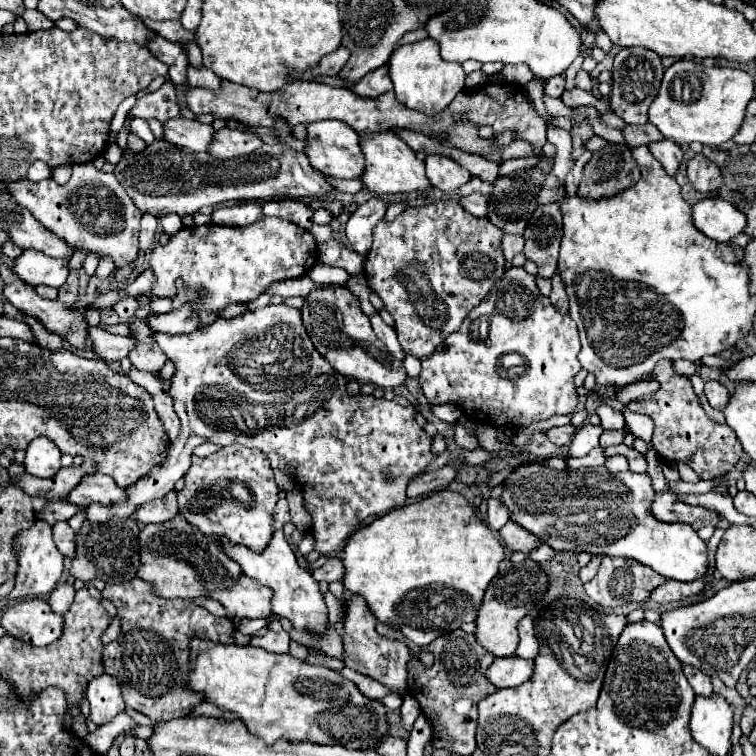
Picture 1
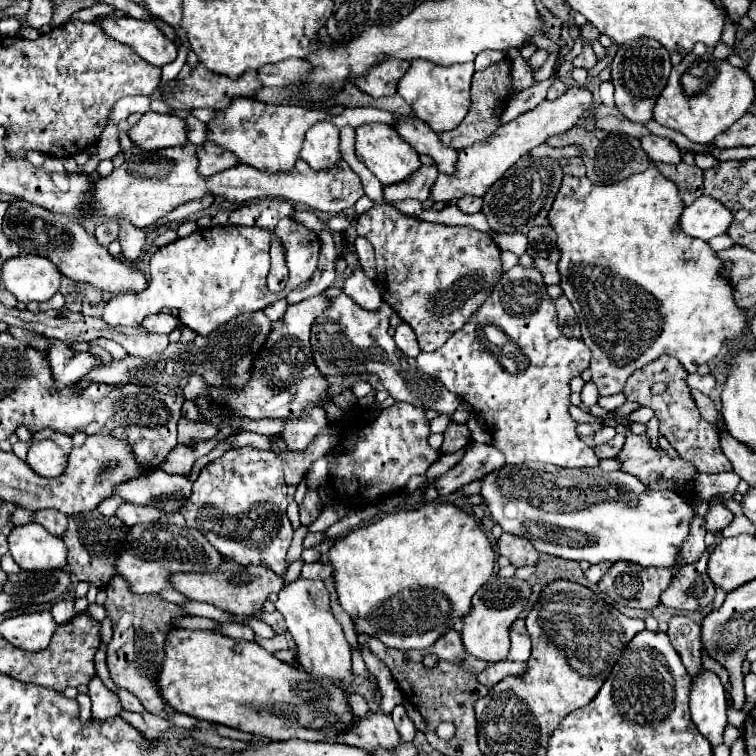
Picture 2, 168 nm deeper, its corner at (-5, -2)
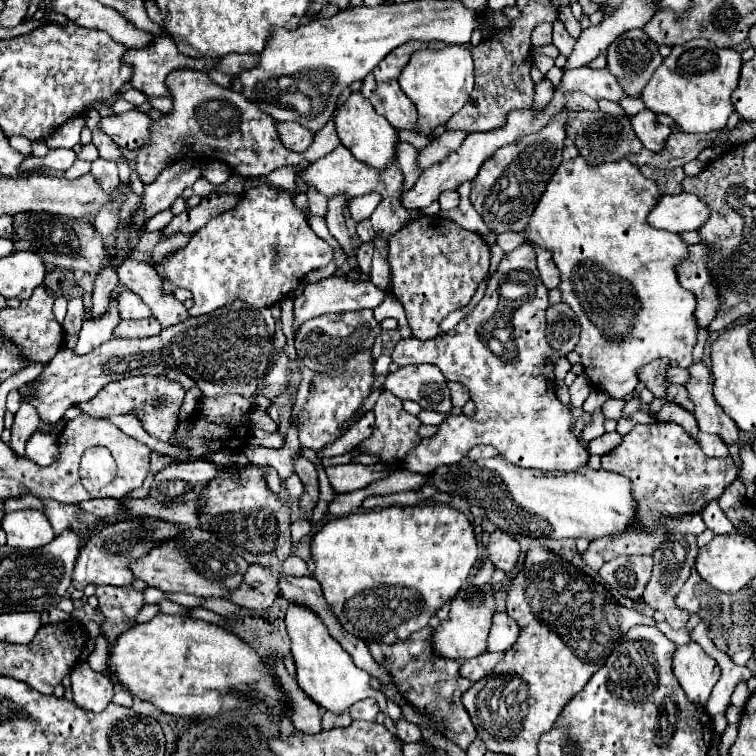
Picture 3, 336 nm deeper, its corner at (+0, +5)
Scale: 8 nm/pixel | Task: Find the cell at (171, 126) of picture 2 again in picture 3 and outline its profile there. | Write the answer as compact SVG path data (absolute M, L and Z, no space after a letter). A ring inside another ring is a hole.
M141 110L101 118L101 130L123 150L139 150L151 140L153 118Z

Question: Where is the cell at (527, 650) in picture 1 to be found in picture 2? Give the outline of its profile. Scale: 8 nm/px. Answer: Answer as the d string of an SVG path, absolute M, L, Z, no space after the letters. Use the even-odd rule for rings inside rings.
M520 615L516 619L516 623L512 623L512 631L510 631L510 653L508 653L508 661L518 661L518 663L526 663L530 655L530 635L526 631L524 625L524 617Z

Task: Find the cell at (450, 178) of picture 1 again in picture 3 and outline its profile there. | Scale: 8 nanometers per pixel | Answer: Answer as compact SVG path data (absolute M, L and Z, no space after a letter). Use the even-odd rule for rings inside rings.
M397 82L391 84L379 84L369 102L373 108L387 118L387 122L397 130L417 130L417 110L415 104L403 94Z

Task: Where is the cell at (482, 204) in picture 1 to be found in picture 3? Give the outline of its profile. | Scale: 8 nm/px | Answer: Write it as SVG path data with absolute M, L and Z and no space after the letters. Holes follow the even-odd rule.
M443 192L443 196L439 196L439 204L441 204L443 212L457 208L459 206L459 194L457 192Z

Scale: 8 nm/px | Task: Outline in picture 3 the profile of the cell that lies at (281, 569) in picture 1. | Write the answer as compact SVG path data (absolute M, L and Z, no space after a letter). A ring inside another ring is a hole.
M289 602L289 608L285 612L285 626L287 626L289 638L291 638L291 654L293 654L295 666L297 666L297 682L309 698L313 698L319 706L323 706L335 714L349 710L357 700L374 698L379 704L380 711L386 715L383 725L395 735L393 721L388 716L385 696L371 690L369 674L355 666L355 662L351 660L351 654L347 654L343 650L343 646L335 638L331 638L329 630L323 626L321 618L315 612L311 612L309 608L305 608L301 604Z

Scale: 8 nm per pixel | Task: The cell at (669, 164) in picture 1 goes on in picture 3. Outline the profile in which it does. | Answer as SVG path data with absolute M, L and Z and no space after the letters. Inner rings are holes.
M643 110L631 118L631 124L633 124L635 134L639 136L639 140L643 142L643 146L647 150L651 150L651 152L663 150L669 134L671 134L671 128L665 124L659 124L655 112Z

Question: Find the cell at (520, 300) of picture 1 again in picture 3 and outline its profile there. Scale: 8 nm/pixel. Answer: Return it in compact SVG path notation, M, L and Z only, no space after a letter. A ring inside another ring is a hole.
M521 244L513 252L505 254L497 272L489 278L487 282L487 292L485 298L475 306L475 310L465 316L453 330L439 334L435 340L415 340L415 338L405 338L401 340L395 350L393 350L393 362L397 366L407 366L407 364L435 364L443 376L451 382L461 382L463 386L469 388L471 400L475 402L475 414L471 418L459 414L459 416L449 416L441 426L439 432L433 438L421 440L419 448L411 452L405 460L405 468L413 472L423 472L429 474L437 470L439 466L445 464L457 464L473 446L477 444L491 444L499 450L499 454L509 460L511 464L525 466L525 468L541 468L541 470L575 470L587 464L589 452L587 448L577 440L573 434L573 412L569 406L563 406L559 398L555 396L555 362L565 358L559 350L551 348L551 344L545 338L545 310L549 306L547 298L547 288L541 284L541 276L537 272L537 262L535 262L535 252L529 244ZM505 290L517 290L517 308L509 308L505 302ZM497 320L509 322L509 342L495 344L491 342L489 330L497 328Z

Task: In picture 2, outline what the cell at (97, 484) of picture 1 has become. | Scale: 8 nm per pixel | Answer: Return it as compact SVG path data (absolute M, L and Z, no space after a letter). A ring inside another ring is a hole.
M162 469L132 479L114 491L114 497L122 497L126 503L160 507L166 515L178 513L188 503L188 495L192 495L192 481L186 475L170 475Z

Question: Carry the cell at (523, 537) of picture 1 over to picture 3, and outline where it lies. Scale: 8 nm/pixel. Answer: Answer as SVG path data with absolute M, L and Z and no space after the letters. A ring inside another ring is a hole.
M495 530L491 534L487 550L491 554L489 558L495 564L495 568L501 568L505 572L511 572L515 568L515 564L519 562L519 556L521 556L519 542L511 534L501 532L501 530Z

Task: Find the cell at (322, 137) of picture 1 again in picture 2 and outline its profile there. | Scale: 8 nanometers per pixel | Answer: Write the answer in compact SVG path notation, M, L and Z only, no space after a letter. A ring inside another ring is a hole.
M328 121L316 123L306 131L300 159L304 159L312 169L334 167L340 155L340 129Z

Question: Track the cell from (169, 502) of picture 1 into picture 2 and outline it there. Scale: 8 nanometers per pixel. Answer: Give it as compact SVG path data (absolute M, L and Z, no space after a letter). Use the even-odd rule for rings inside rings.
M132 503L120 505L114 515L128 527L132 527L136 523L152 523L152 521L158 521L164 517L156 507L144 507L144 505L132 505Z

